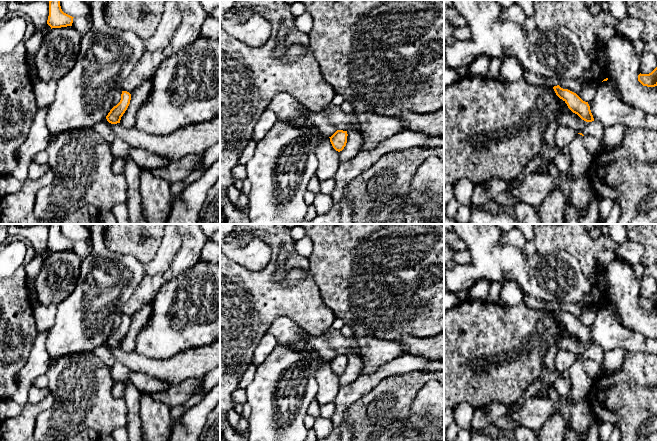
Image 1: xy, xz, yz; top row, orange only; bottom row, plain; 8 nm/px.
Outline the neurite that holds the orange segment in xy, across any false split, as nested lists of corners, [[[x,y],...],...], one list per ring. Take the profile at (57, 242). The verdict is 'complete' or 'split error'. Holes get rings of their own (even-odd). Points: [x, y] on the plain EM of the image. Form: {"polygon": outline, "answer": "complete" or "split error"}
{"polygon": [[[60,224],[49,225],[49,240],[47,248],[51,251],[51,253],[72,250],[73,242],[74,241],[62,235]]], "answer": "complete"}

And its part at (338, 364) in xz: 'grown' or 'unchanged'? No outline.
unchanged

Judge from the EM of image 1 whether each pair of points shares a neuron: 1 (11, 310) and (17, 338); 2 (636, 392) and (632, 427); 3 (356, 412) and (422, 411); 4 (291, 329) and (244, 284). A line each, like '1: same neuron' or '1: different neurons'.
1: same neuron
2: same neuron
3: different neurons
4: different neurons

